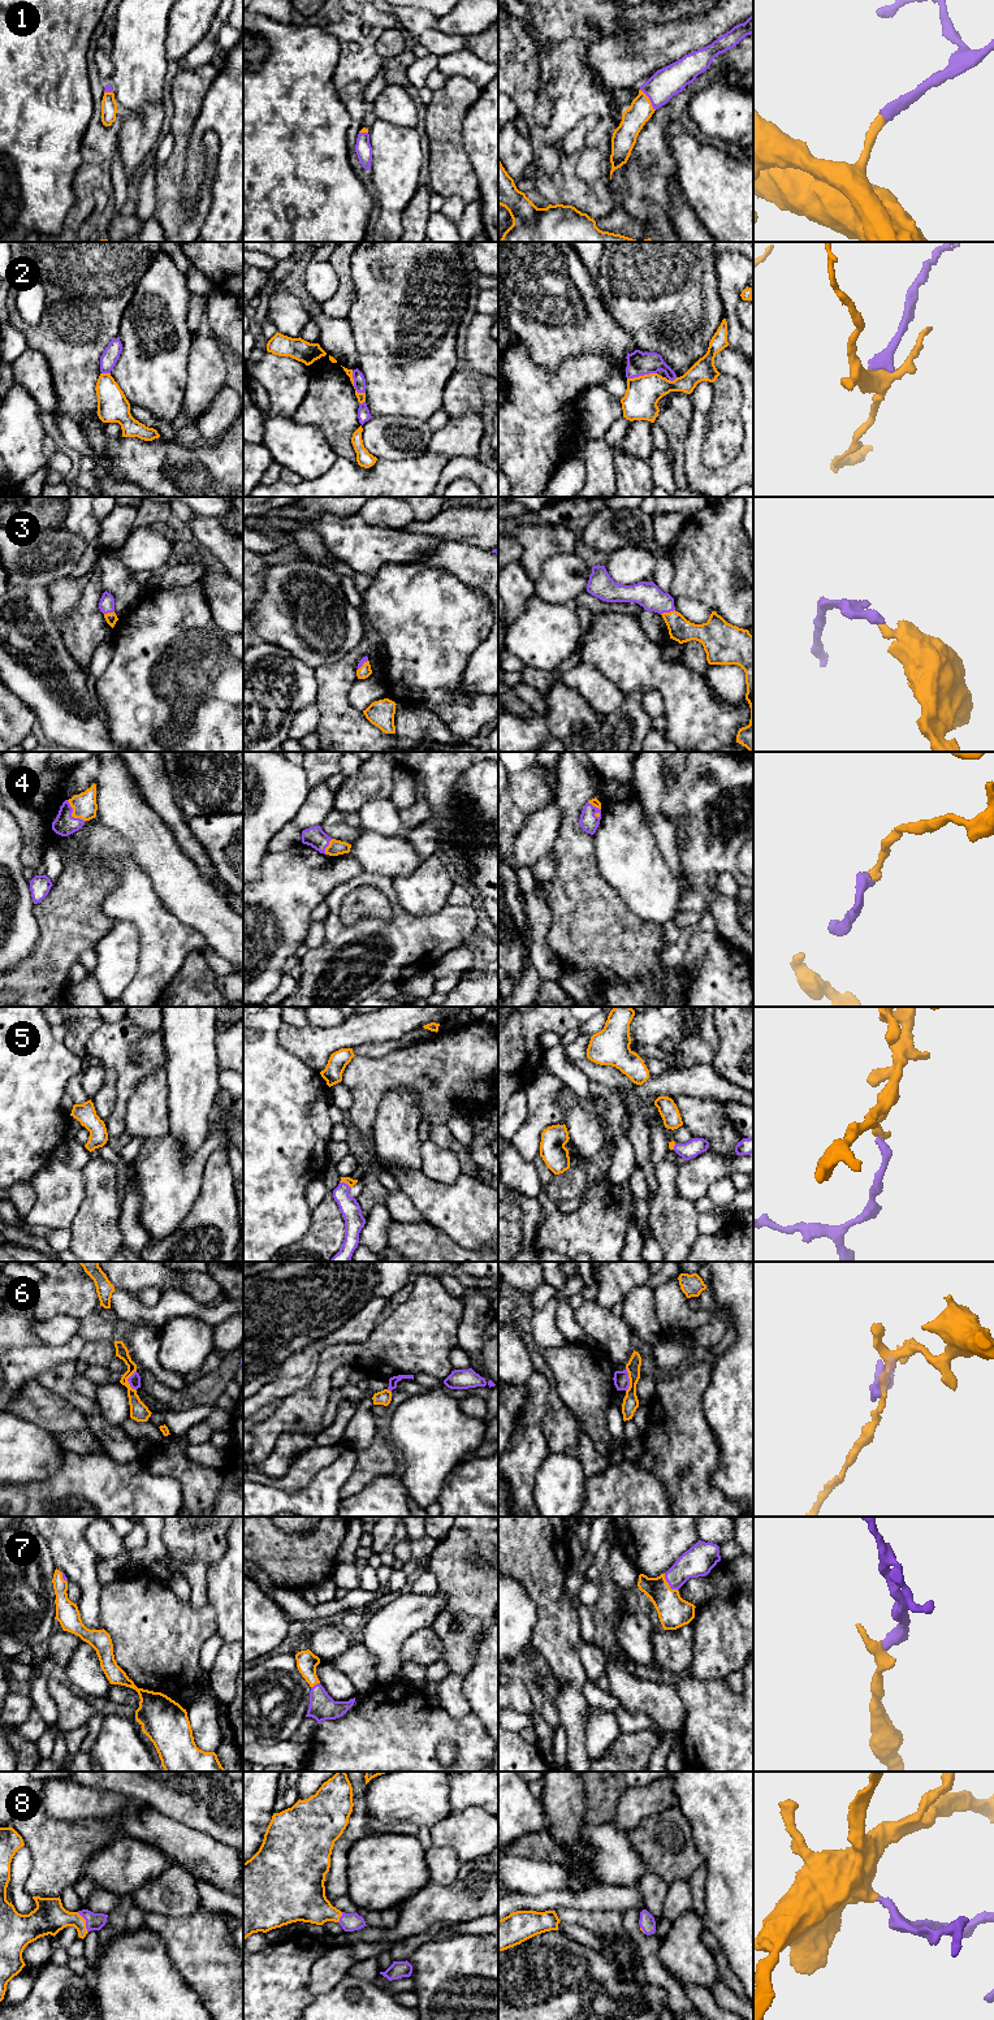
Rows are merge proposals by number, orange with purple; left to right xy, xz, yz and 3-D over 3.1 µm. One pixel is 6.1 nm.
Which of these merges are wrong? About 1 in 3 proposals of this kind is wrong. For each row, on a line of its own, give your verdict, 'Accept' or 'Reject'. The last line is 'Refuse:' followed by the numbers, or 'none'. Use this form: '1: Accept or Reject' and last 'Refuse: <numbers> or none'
1: Accept
2: Reject
3: Accept
4: Accept
5: Accept
6: Reject
7: Accept
8: Accept
Refuse: 2, 6

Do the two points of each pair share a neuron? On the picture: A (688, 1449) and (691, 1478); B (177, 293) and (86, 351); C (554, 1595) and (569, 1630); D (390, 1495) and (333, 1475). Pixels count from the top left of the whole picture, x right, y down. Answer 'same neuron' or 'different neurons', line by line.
A: same neuron
B: different neurons
C: same neuron
D: different neurons

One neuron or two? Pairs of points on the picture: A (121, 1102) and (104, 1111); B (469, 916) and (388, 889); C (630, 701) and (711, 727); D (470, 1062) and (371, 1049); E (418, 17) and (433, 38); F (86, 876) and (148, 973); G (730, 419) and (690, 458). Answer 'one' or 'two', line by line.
A: two
B: one
C: two
D: two
E: one
F: two
G: two

